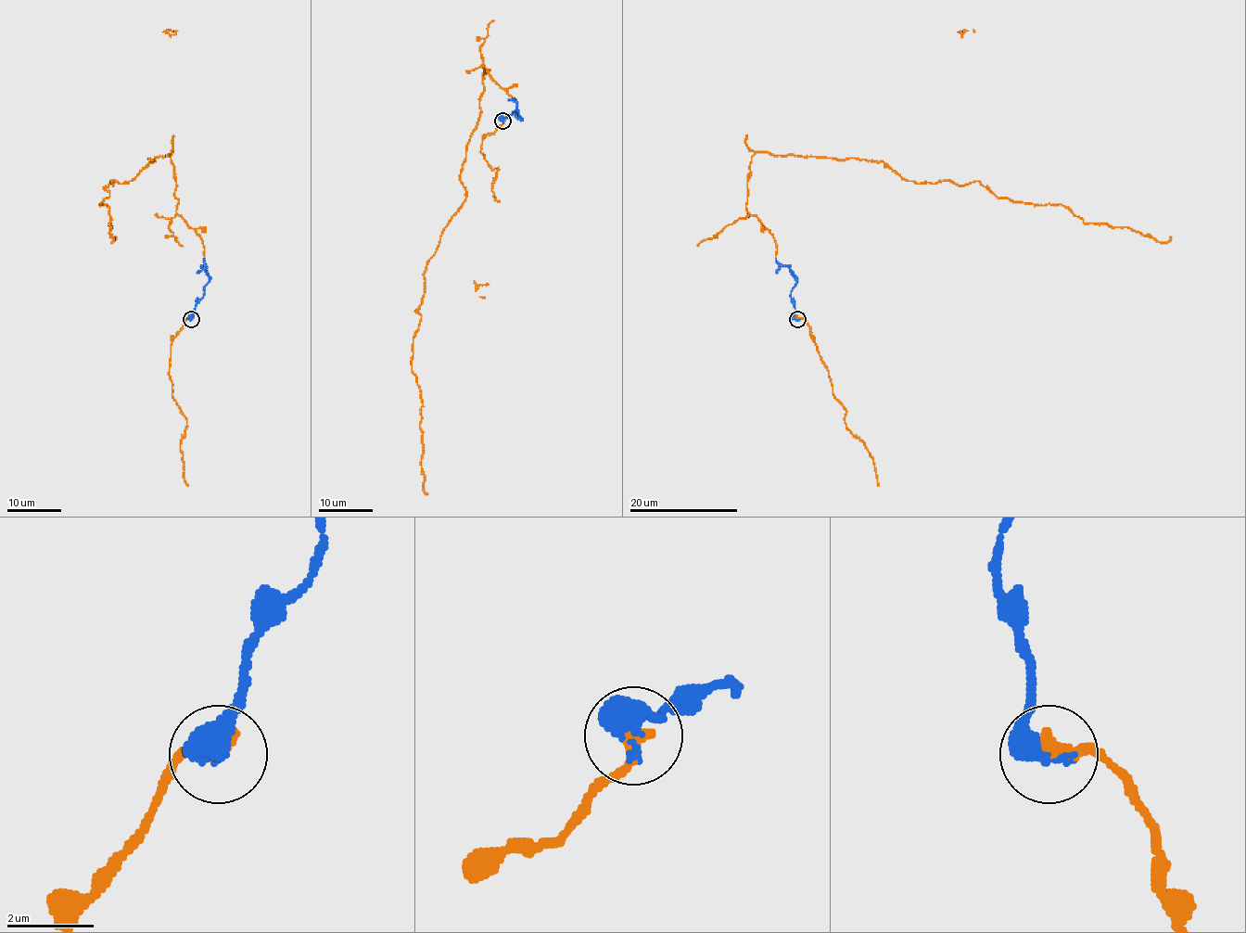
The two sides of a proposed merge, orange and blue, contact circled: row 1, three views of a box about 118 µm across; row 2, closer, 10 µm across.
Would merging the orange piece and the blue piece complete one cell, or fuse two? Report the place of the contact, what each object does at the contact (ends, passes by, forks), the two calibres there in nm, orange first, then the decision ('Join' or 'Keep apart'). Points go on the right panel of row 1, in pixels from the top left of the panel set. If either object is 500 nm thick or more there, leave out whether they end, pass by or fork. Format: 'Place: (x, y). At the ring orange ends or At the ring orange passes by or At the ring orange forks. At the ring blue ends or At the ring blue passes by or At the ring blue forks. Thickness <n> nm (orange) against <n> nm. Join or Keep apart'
Place: (797, 319). Thickness 360 nm (orange) against 600 nm. Join

